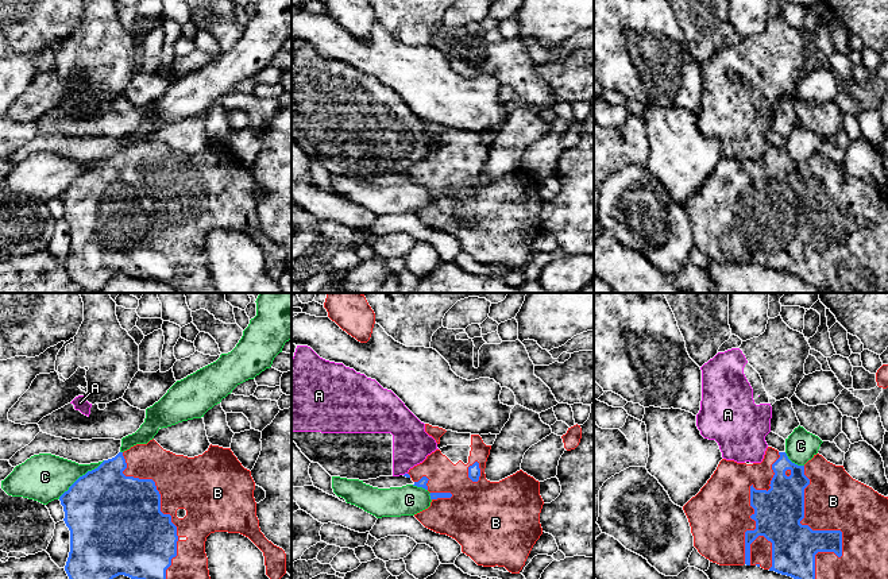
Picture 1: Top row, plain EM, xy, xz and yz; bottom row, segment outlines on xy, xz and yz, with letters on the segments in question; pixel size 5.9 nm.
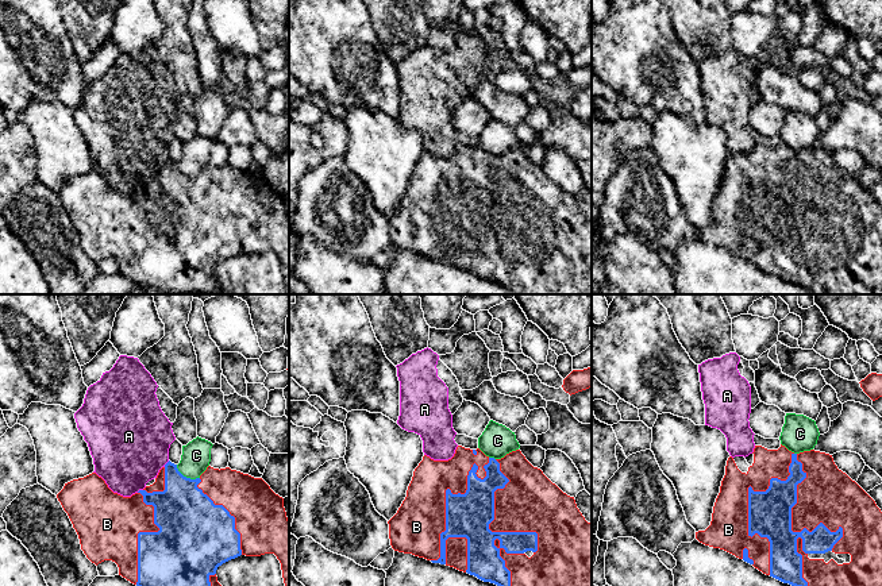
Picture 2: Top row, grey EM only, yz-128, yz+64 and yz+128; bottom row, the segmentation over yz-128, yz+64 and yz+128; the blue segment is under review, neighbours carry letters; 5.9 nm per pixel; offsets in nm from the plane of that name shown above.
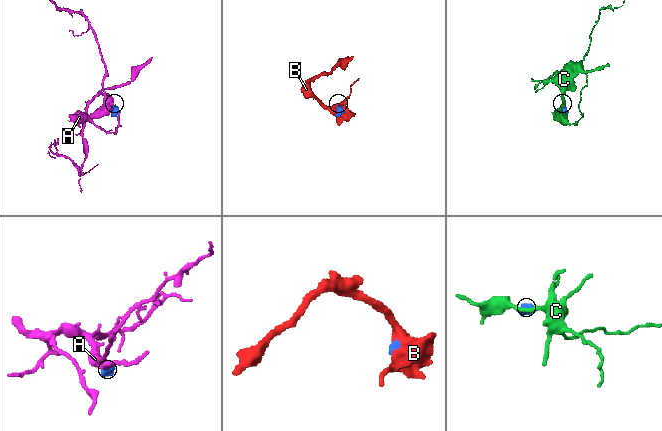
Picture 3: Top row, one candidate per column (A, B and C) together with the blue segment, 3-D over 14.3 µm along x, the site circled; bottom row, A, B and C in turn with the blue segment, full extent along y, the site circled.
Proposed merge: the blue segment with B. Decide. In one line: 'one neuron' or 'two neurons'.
one neuron

